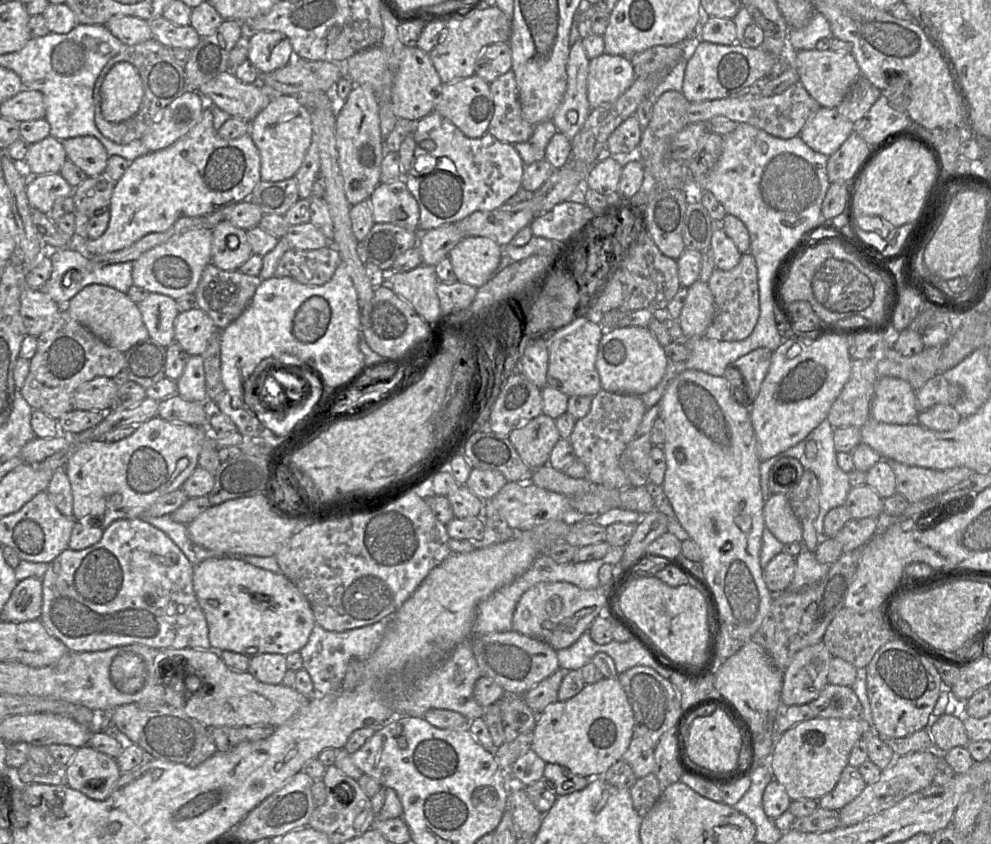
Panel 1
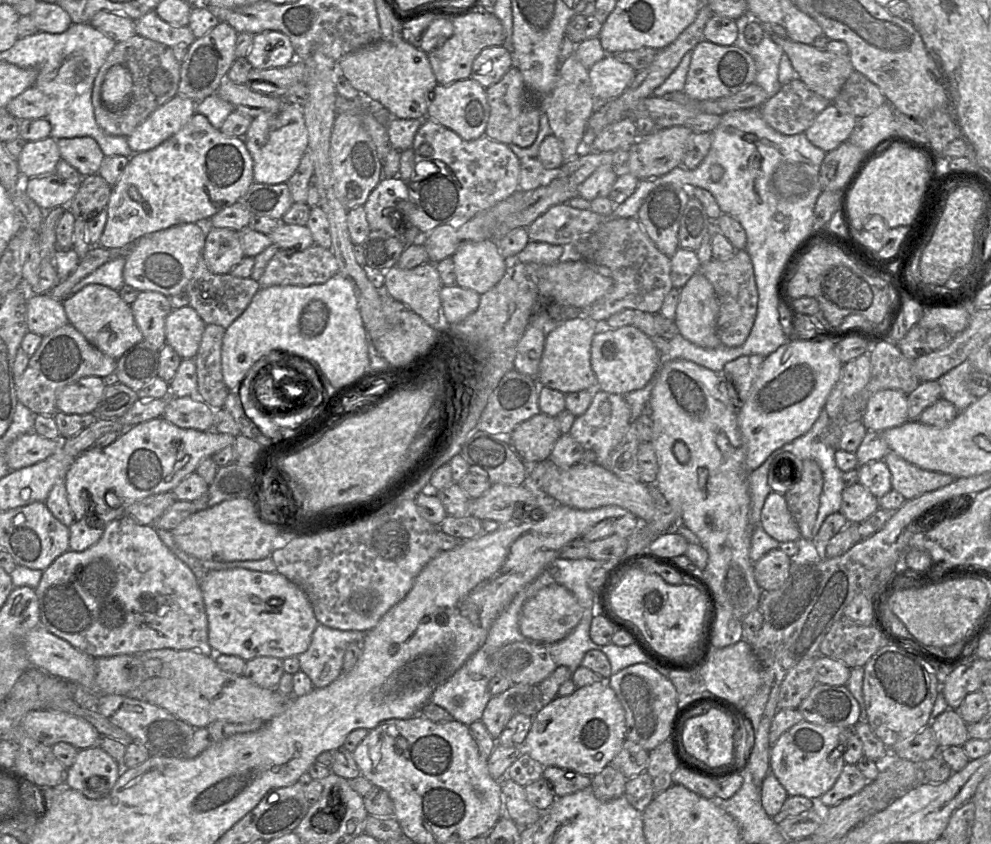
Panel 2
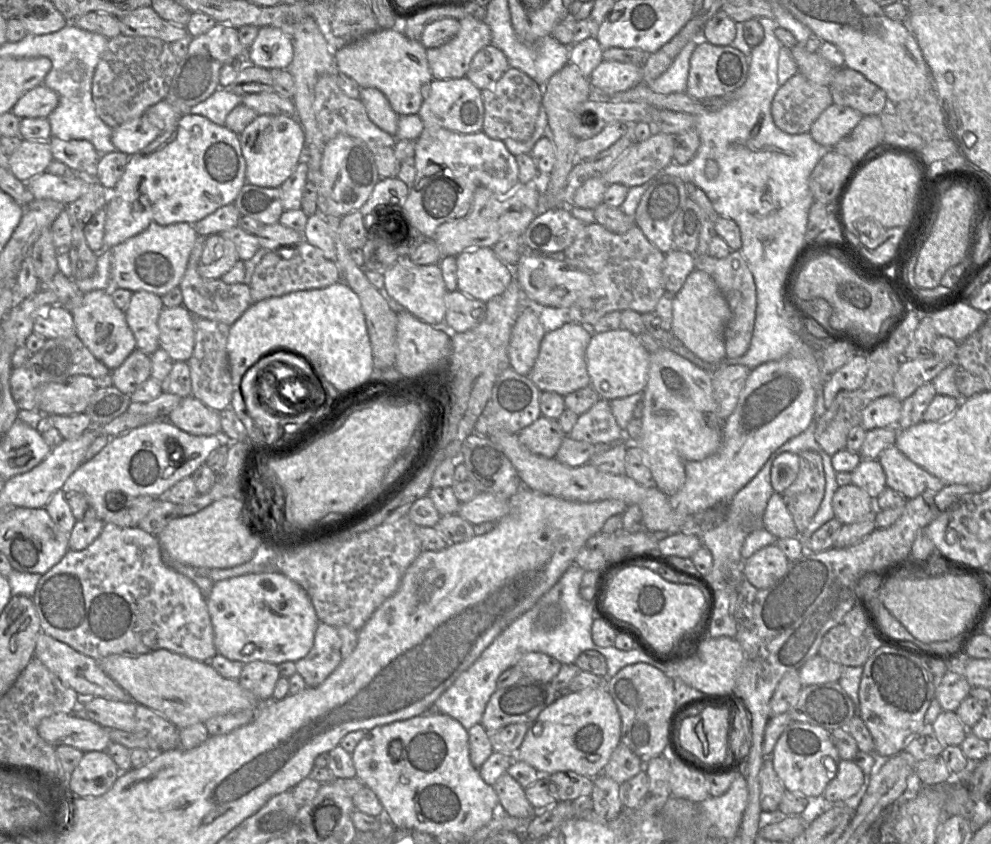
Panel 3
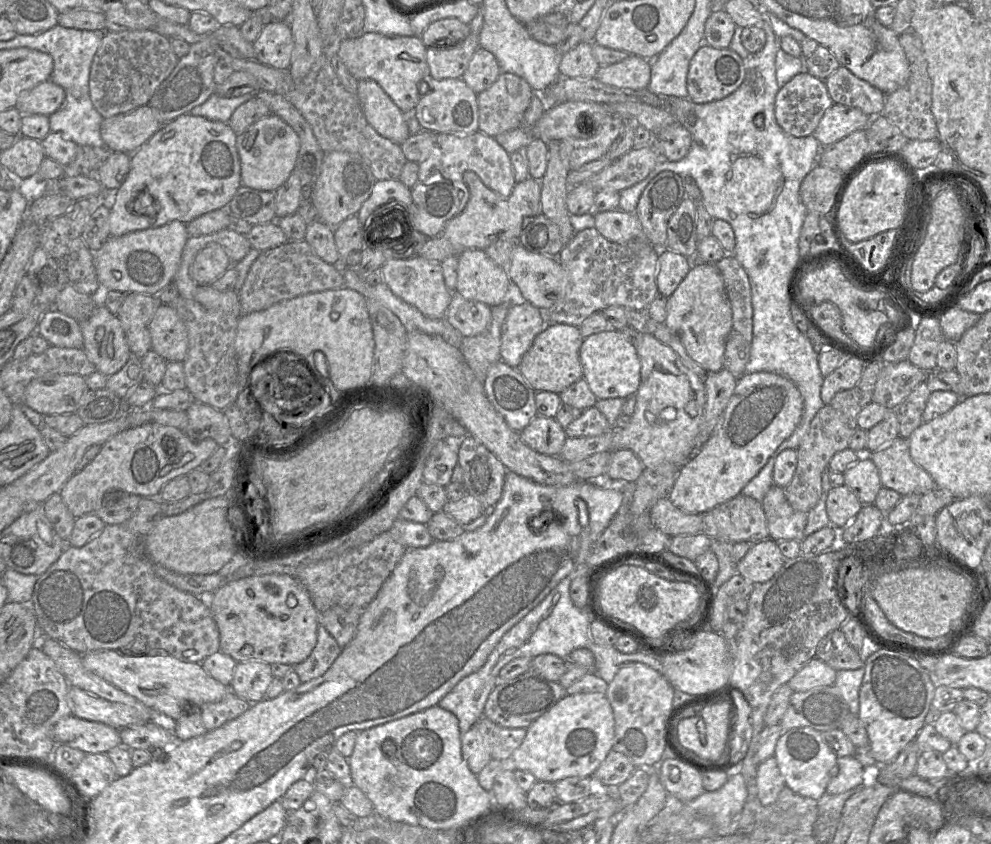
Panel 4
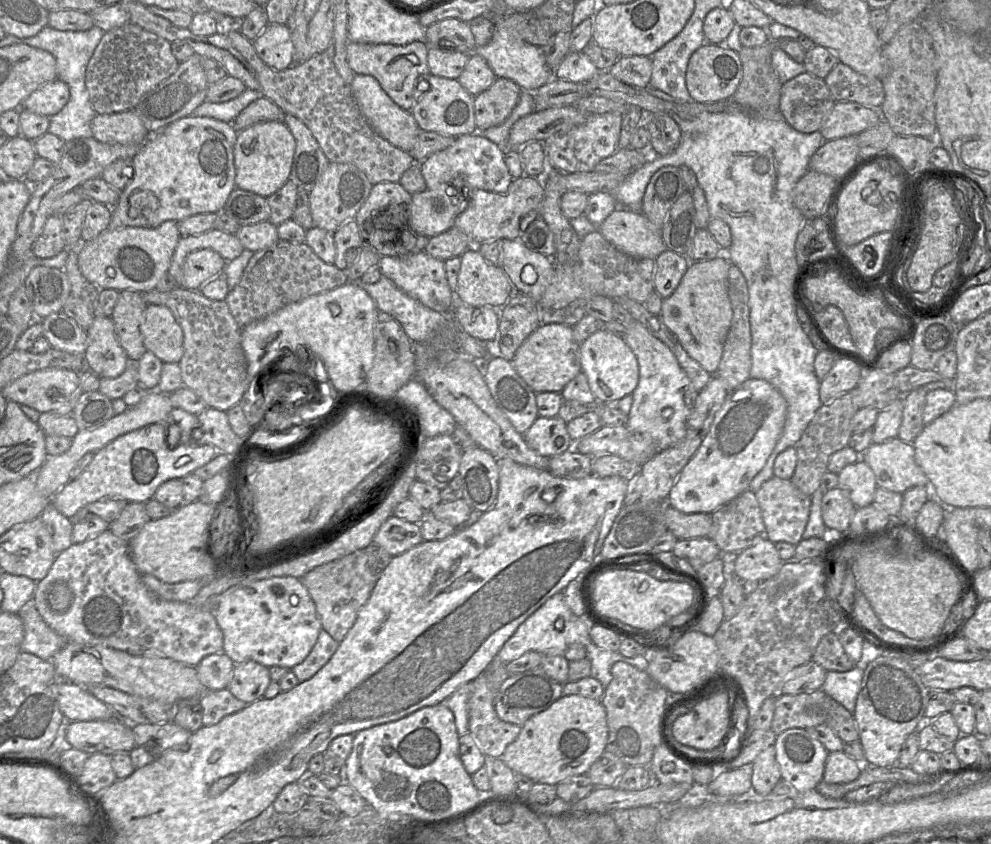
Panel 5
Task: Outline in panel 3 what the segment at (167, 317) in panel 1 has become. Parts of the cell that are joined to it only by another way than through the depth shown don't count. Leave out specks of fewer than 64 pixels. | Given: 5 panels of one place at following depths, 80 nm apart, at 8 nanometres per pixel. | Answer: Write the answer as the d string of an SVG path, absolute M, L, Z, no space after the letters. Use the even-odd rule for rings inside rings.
M137 291L133 293L129 306L124 311L127 324L136 340L136 348L147 355L160 348L157 321L163 308L160 296Z

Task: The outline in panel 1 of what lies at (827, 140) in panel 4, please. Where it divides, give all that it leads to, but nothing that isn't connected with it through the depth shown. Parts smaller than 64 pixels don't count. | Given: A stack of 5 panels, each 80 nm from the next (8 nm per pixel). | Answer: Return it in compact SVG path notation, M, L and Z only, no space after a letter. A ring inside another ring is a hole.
M821 107L799 136L815 152L831 156L853 132L853 125L837 108Z

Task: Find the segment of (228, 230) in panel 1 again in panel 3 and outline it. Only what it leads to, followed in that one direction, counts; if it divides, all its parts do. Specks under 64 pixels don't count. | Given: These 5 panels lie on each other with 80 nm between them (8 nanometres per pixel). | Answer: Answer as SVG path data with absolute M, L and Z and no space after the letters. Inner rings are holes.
M219 233L205 238L198 273L206 279L220 279L238 261L239 255L231 240Z

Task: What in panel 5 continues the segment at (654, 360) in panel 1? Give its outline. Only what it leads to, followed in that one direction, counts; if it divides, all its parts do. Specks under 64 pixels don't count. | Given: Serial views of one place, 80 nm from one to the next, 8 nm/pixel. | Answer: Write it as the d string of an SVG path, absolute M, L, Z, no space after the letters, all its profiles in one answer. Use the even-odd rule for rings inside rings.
M606 329L598 330L580 345L581 371L599 402L617 402L633 393L639 381L639 365L632 349L622 336Z

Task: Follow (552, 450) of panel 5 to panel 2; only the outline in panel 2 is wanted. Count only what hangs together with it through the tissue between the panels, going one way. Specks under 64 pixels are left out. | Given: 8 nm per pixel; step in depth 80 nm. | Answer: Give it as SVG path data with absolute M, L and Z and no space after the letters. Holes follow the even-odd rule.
M540 412L518 425L509 439L527 464L535 464L550 459L554 445L561 435L557 419Z

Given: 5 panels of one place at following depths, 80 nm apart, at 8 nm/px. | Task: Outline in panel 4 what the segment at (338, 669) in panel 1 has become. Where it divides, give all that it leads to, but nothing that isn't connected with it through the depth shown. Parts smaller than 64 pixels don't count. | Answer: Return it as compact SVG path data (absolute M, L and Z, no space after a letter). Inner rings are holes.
M319 625L315 647L303 662L292 665L293 671L302 683L318 678L332 666L341 650L335 638L324 626Z

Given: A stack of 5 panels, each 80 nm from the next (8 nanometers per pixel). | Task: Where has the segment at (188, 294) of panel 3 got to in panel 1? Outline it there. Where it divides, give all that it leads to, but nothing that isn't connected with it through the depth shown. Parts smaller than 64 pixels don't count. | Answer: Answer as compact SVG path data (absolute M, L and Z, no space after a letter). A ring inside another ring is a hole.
M209 263L202 272L194 295L198 307L213 320L217 329L221 331L244 312L261 282L258 276L249 276L239 270L221 270Z

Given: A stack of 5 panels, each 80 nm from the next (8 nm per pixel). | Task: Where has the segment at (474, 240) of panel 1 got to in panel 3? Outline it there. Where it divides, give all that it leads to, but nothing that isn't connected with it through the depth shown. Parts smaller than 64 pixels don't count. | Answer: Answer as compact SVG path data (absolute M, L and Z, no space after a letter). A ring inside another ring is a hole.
M491 247L465 250L456 256L457 288L468 296L487 302L502 294L514 279L513 269L502 262Z

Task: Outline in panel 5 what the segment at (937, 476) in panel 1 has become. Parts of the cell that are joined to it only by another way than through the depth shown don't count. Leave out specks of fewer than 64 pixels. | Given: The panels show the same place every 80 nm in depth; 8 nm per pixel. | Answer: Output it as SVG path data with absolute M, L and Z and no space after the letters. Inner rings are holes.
M898 437L879 444L872 443L864 453L860 453L860 460L865 461L873 470L877 487L903 494L914 486L930 486L928 477L915 461L913 443L907 443Z

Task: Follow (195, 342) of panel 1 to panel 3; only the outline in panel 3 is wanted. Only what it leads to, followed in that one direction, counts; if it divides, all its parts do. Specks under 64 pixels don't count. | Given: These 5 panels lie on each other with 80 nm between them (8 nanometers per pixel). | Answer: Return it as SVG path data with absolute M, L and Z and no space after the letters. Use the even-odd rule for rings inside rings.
M182 305L171 308L164 307L158 317L157 325L159 328L159 347L164 349L174 362L187 362L192 356L195 345L193 315Z

